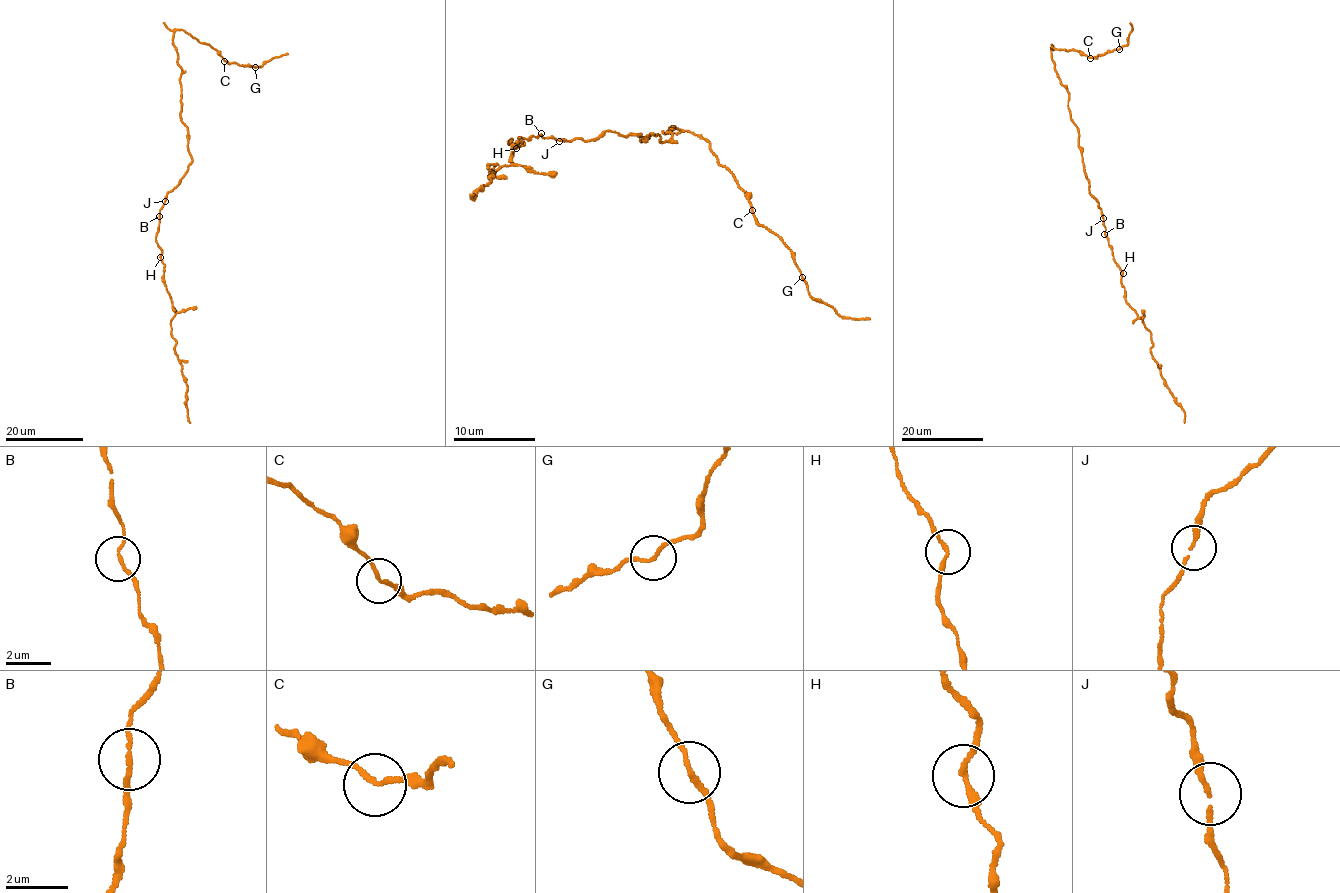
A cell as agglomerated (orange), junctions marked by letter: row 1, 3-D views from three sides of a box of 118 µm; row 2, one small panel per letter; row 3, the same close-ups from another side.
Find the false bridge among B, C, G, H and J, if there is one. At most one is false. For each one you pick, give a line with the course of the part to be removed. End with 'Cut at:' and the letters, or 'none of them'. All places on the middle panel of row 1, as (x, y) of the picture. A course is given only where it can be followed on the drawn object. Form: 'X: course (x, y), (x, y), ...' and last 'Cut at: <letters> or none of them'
Cut at: none of them

